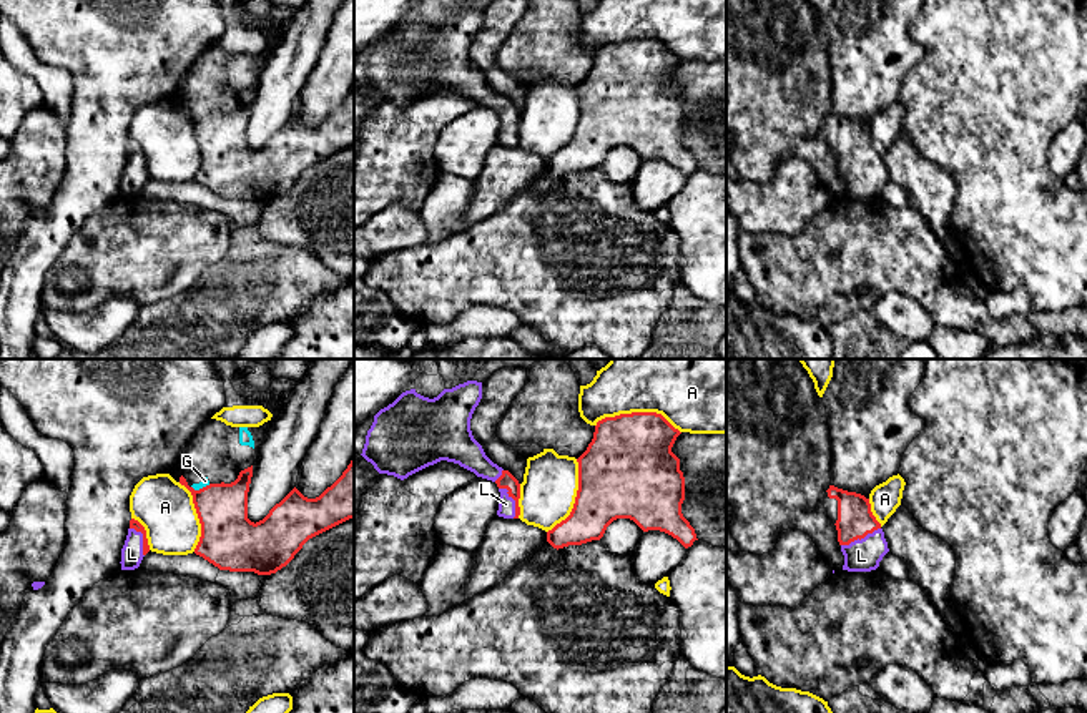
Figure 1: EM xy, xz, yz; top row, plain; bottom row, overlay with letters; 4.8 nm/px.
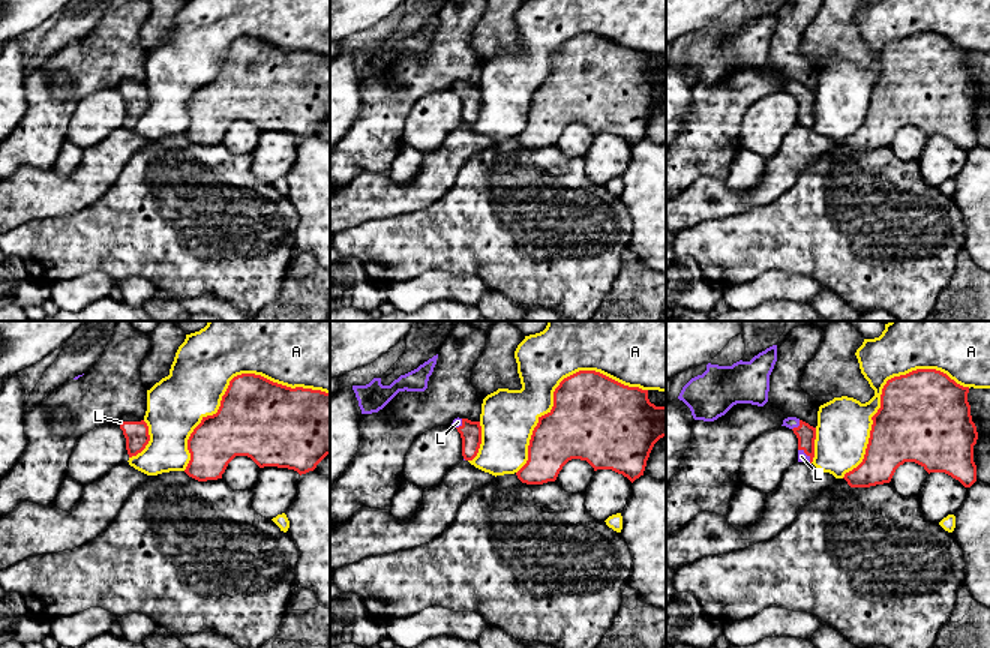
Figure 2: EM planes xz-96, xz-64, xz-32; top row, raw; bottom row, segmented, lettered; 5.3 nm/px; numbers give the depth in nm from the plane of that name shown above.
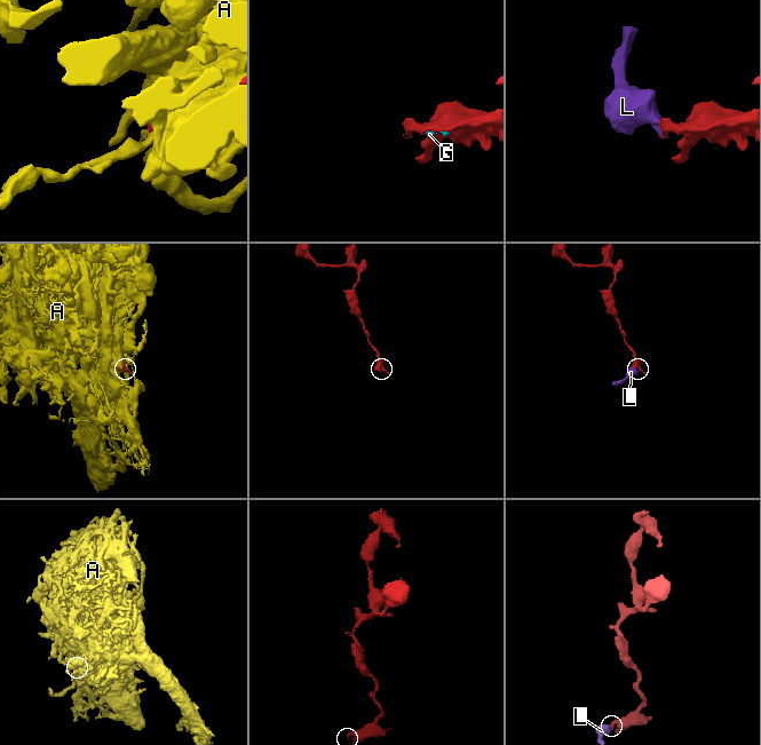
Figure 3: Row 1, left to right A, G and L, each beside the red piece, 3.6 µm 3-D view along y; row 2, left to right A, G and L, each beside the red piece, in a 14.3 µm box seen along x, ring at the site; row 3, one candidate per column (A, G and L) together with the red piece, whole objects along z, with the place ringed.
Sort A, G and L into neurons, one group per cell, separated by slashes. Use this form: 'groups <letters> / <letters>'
groups A / G / L

